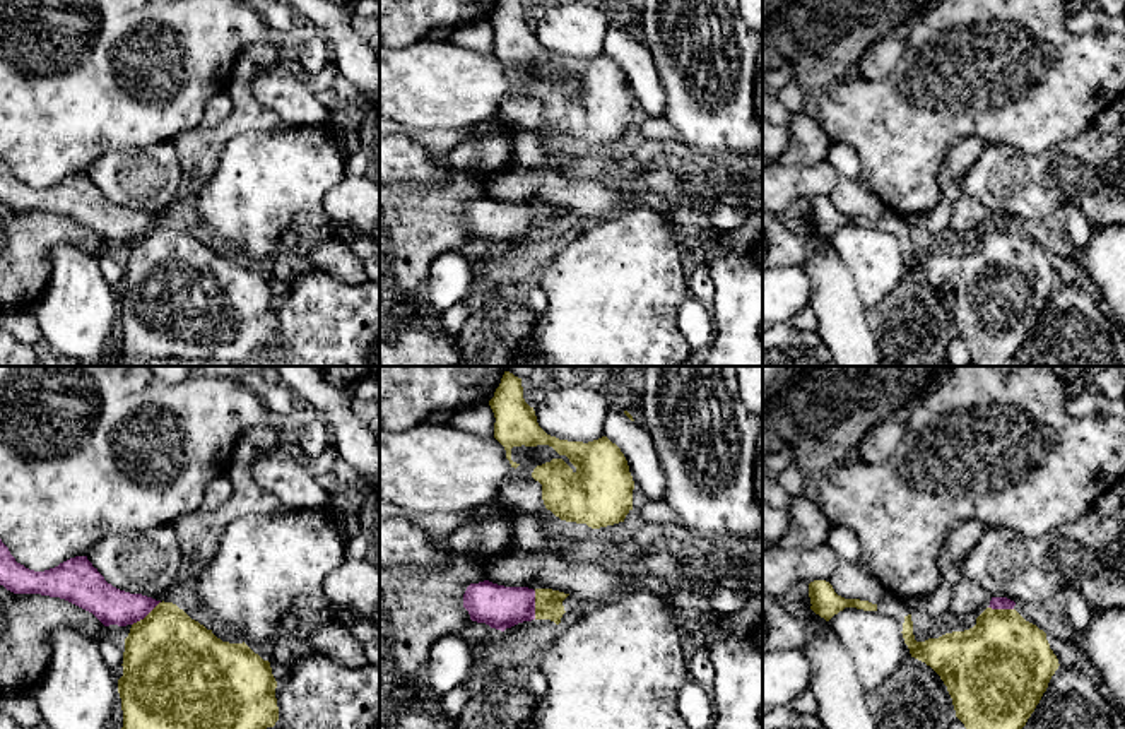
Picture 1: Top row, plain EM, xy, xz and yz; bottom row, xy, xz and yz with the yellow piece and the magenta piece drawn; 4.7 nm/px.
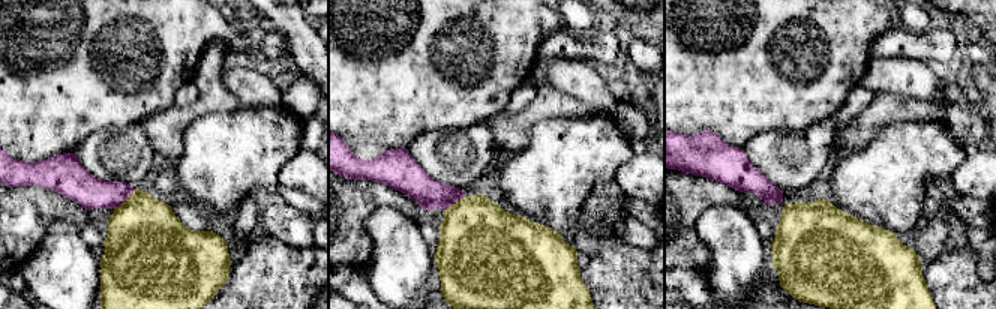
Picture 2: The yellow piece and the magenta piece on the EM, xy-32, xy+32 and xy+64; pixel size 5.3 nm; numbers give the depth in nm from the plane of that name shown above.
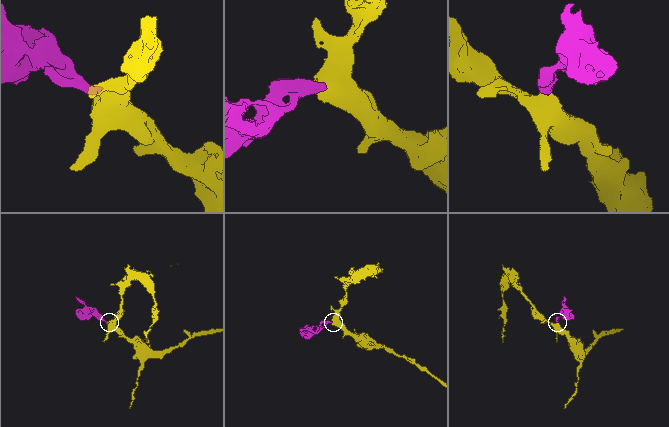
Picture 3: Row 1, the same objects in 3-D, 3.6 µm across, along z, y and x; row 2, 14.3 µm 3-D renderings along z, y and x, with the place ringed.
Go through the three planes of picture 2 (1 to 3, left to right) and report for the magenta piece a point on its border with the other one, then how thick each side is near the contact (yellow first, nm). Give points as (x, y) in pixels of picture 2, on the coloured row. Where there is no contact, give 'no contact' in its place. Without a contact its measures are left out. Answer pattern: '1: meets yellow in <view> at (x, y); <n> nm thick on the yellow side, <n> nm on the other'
1: meets yellow in xy-32 at (126, 200); 420 nm thick on the yellow side, 170 nm on the other
2: meets yellow in xy+32 at (456, 203); 440 nm thick on the yellow side, 160 nm on the other
3: no contact

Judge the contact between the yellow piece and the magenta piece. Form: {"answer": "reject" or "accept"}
{"answer": "accept"}

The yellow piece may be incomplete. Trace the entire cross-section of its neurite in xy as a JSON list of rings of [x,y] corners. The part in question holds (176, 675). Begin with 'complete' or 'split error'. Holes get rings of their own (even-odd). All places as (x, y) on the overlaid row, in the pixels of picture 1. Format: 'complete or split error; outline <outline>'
split error; outline [[[0,539],[0,585],[14,594],[65,599],[92,613],[104,626],[132,626],[125,638],[123,676],[118,679],[121,729],[267,729],[279,720],[277,681],[268,661],[244,642],[222,642],[173,602],[113,587],[87,556],[34,572],[17,563]]]

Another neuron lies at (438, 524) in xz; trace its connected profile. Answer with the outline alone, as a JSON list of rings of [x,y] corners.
[[[472,510],[429,512],[417,517],[421,527],[433,537],[445,541],[460,524],[470,522]]]

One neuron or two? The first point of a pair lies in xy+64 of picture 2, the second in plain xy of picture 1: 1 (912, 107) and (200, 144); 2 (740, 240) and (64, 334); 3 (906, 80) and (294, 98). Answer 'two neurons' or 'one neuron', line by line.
1: one neuron
2: one neuron
3: one neuron

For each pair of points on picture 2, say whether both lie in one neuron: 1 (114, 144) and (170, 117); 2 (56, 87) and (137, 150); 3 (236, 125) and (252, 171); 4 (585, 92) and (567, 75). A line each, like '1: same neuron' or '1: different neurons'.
1: different neurons
2: different neurons
3: same neuron
4: same neuron

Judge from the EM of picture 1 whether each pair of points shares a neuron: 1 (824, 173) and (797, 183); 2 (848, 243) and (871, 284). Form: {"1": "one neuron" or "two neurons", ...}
{"1": "one neuron", "2": "one neuron"}

